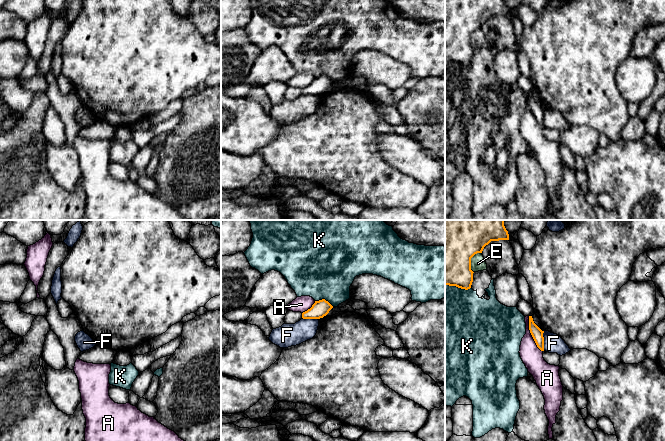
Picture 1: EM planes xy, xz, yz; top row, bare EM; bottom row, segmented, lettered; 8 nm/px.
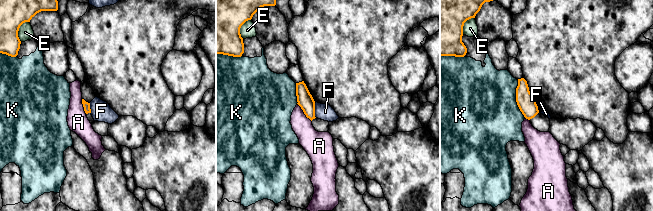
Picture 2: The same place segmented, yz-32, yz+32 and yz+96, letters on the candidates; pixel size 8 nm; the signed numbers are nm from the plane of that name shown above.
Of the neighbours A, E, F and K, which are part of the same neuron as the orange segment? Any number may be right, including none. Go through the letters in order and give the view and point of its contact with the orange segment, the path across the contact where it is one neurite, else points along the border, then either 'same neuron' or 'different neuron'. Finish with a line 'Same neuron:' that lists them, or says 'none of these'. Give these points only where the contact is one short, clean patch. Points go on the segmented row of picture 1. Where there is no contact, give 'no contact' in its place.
A: meets orange in yz at (531, 334); border along yz (528, 316), (529, 332), (535, 344), (542, 351); different neuron
E: meets orange in yz at (470, 260); different neuron
F: meets orange in yz at (543, 341); different neuron
K: meets orange in xz at (324, 299); different neuron
Same neuron: none of these

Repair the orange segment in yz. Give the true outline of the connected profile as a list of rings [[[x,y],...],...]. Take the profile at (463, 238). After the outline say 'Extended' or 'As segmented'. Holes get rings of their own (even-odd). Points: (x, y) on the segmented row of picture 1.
[[[445,220],[445,285],[468,290],[473,282],[471,258],[491,241],[509,240],[504,220]]]. As segmented

